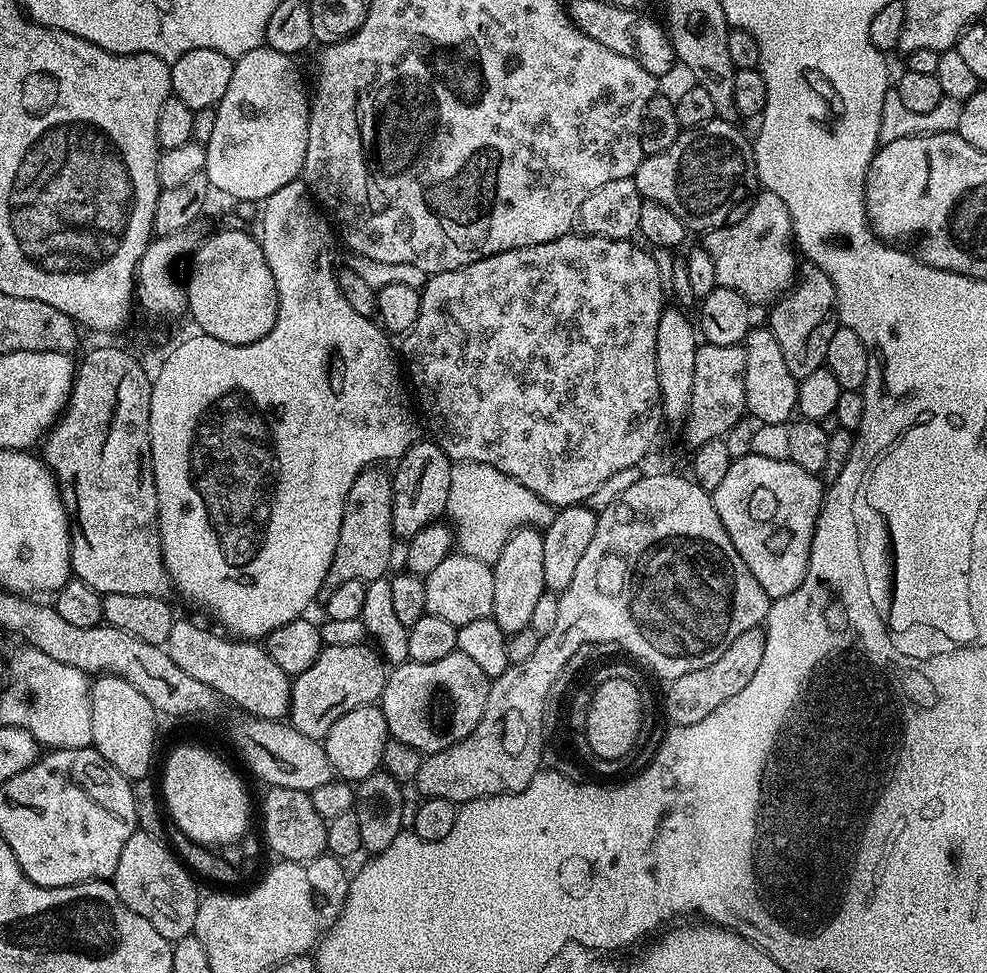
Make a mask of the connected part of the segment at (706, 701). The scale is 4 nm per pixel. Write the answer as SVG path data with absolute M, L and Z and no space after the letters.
M763 627L746 630L746 634L734 638L730 646L710 666L702 666L702 670L690 670L690 674L682 674L682 678L671 681L667 685L668 693L664 696L664 712L672 719L673 725L690 726L694 722L702 722L706 714L718 710L722 702L730 702L734 694L746 690L750 678L762 666L762 653L766 651Z

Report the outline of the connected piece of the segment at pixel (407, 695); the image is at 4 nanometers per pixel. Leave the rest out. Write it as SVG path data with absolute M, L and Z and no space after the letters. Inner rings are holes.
M451 652L446 658L438 658L438 662L413 664L411 662L397 664L387 673L384 681L384 692L378 701L386 718L386 726L391 739L406 742L406 746L414 746L422 754L441 752L466 738L478 726L482 714L486 710L490 677L482 674L481 668L466 654Z

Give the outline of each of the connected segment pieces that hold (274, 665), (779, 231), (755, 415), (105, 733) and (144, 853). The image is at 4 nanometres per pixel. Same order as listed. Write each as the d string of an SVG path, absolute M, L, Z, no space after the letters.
M178 618L173 621L164 649L165 652L170 654L170 660L176 666L181 667L186 674L197 679L198 682L210 686L225 701L230 700L242 708L245 711L243 713L260 719L285 719L289 710L290 698L292 697L292 678L284 670L279 669L278 662L275 662L274 658L270 657L259 643L226 638L220 638L188 620Z
M761 191L759 195L747 205L748 213L741 220L736 218L722 228L711 229L703 237L702 246L710 258L714 258L719 287L742 294L748 299L749 305L768 306L783 296L797 279L797 253L794 251L790 210L786 210L778 194Z
M753 326L748 329L742 341L746 354L746 412L753 421L760 424L785 424L793 419L796 412L796 385L794 374L782 358L782 346L774 338L772 329L767 326Z
M97 675L91 681L92 689L92 742L95 748L114 770L118 770L127 780L138 781L145 779L152 768L152 759L156 756L156 720L158 714L126 682L117 676Z
M137 830L130 842L122 846L122 854L118 857L118 866L110 877L110 883L118 898L122 898L134 914L146 918L146 922L150 922L162 938L174 942L183 936L193 935L192 927L202 896L196 893L196 884L192 879L193 873L161 837Z

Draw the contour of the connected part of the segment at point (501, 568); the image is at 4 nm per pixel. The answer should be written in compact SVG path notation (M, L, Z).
M531 526L520 528L508 537L506 546L502 546L502 554L498 554L496 563L492 565L494 574L492 617L509 637L531 625L534 609L538 606L538 598L542 598L546 590L544 587L546 578L542 567L543 542L544 533L541 529Z

